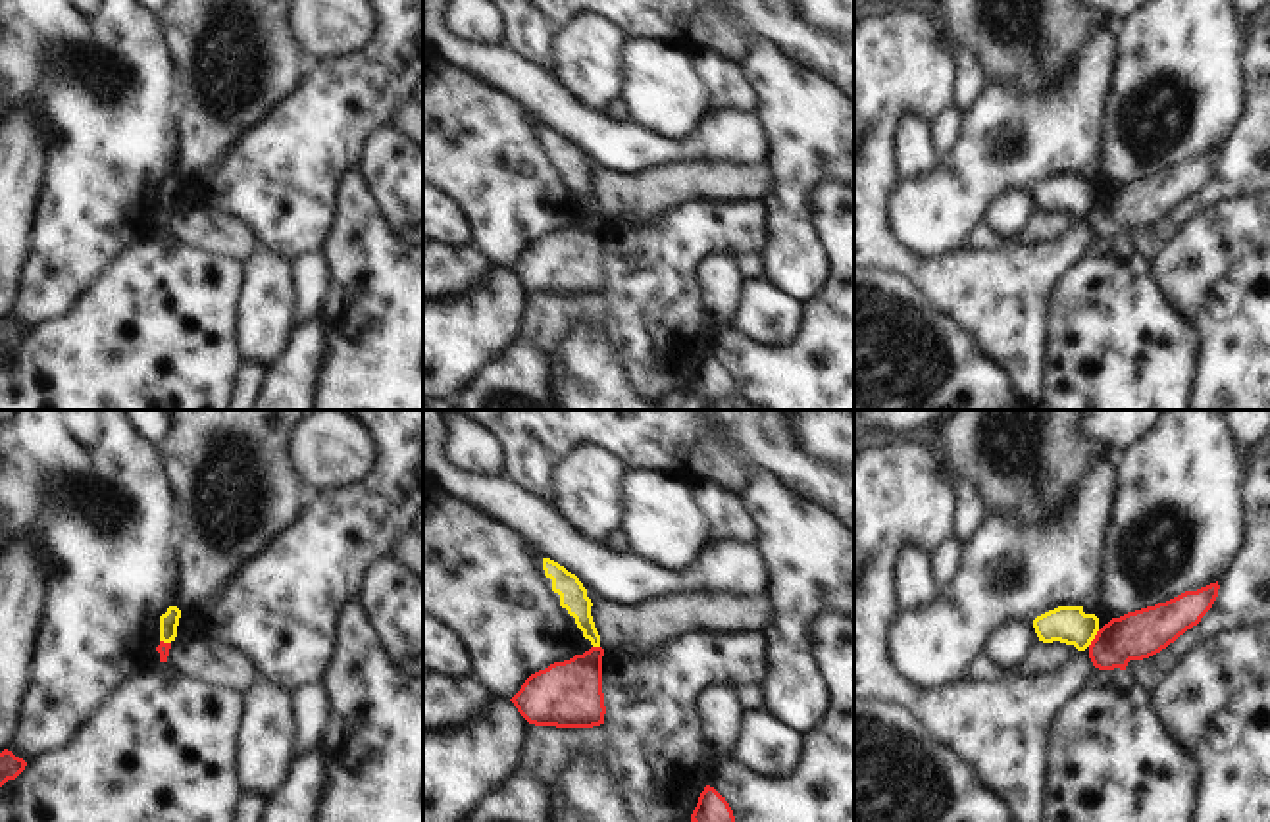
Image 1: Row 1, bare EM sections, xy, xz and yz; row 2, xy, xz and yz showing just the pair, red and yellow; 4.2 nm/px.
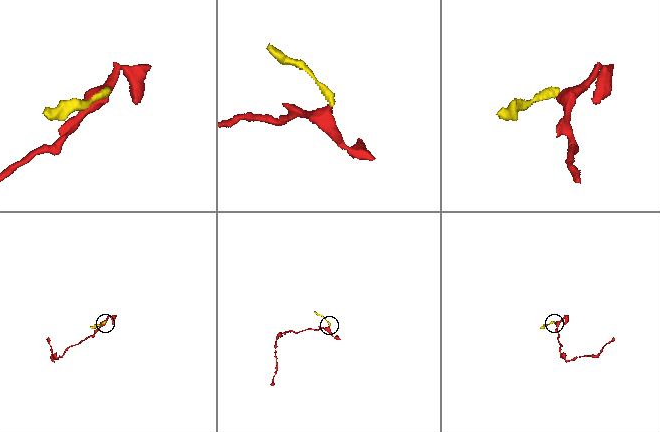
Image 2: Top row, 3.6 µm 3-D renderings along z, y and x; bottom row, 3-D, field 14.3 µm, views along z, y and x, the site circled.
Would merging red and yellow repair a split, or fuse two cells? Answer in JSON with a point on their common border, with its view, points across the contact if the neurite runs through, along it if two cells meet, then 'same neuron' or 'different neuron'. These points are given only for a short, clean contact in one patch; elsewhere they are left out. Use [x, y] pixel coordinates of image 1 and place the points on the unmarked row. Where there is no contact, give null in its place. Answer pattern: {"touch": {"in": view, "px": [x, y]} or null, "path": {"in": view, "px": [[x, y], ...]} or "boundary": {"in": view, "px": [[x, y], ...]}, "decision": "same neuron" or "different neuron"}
{"touch": {"in": "yz", "px": [1095, 206]}, "boundary": {"in": "yz", "px": [[1099, 199], [1088, 214]]}, "decision": "different neuron"}

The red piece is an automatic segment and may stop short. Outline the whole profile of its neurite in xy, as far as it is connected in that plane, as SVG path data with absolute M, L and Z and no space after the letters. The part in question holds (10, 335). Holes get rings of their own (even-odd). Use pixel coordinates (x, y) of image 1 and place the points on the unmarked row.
M4 318L0 321L0 356L8 348L15 348L25 339L25 335L27 335L27 331L23 327L19 327L12 320Z

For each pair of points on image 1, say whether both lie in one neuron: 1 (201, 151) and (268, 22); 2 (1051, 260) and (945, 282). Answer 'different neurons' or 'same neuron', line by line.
1: same neuron
2: same neuron

